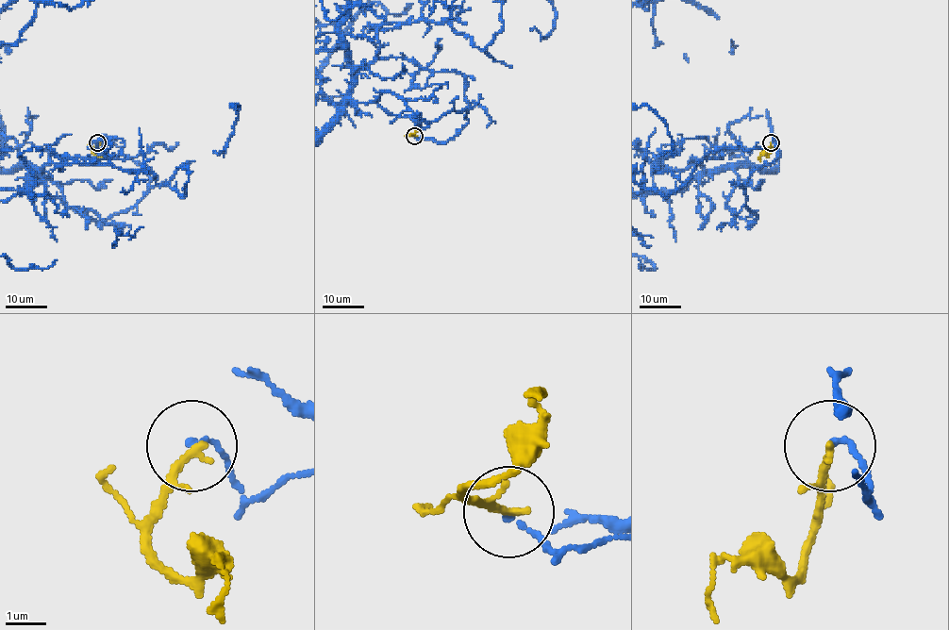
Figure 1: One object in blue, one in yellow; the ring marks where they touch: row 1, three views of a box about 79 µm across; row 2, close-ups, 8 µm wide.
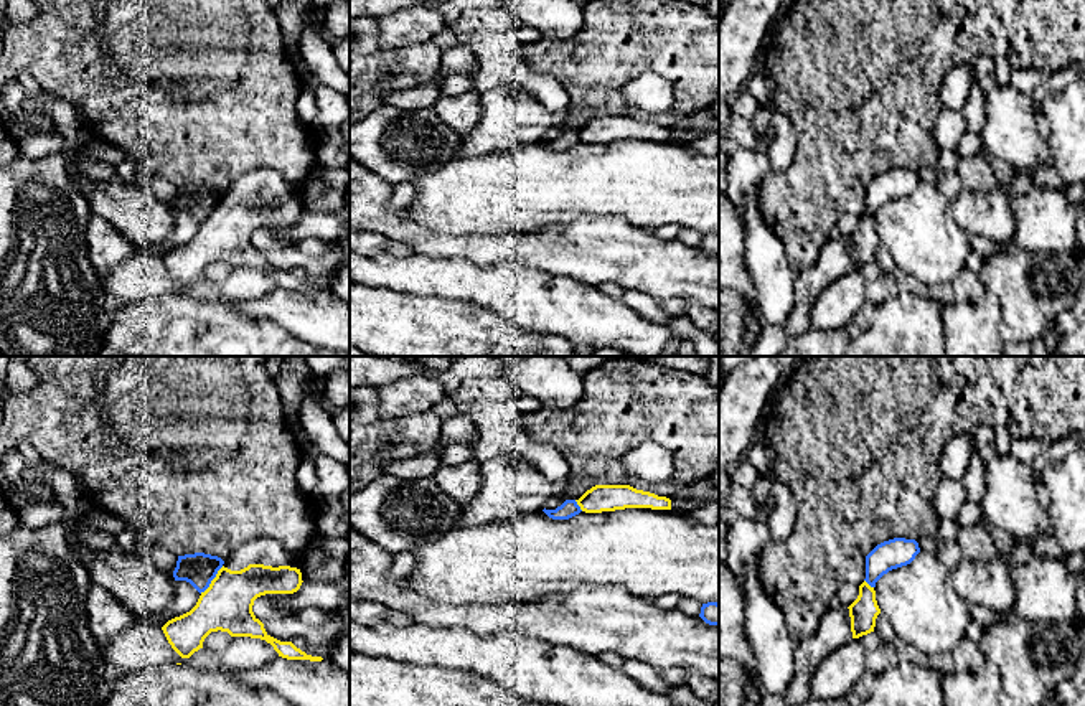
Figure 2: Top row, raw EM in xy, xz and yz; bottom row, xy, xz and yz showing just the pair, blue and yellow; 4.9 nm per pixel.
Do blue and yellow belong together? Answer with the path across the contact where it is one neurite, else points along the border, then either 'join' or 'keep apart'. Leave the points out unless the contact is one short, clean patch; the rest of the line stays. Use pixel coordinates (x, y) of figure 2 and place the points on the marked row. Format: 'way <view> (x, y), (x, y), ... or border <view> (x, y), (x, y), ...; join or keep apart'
border xy (223, 566), (200, 593); keep apart

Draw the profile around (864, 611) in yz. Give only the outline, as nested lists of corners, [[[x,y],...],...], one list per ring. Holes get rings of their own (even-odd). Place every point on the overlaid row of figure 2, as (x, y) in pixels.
[[[866,581],[859,586],[857,599],[848,607],[851,617],[852,638],[874,632],[876,619],[881,609],[876,600],[876,591]]]

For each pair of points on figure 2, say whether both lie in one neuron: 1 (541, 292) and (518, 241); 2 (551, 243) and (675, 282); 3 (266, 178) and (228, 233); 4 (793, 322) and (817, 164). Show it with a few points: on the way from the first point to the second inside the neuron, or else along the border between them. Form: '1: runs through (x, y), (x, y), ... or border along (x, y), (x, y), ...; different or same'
1: border along (490, 266), (525, 263), (556, 276), (568, 276); different
2: runs through (582, 251), (617, 251), (643, 263); same
3: runs through (251, 193), (234, 203), (234, 218); same
4: border along (826, 241), (818, 258), (797, 272); different

